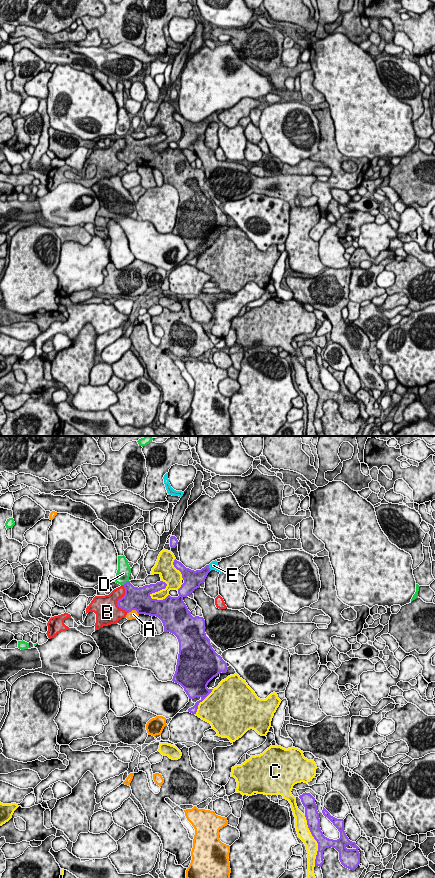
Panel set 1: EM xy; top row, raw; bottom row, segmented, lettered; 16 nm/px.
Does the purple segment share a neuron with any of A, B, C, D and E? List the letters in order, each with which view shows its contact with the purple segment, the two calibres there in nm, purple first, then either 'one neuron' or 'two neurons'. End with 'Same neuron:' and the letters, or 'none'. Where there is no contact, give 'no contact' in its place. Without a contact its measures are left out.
A: xy | 380/140 nm | two neurons
B: xy | 320/380 nm | two neurons
C: xy | 190/200 nm | two neurons
D: xy | 300/220 nm | two neurons
E: xy | 240/140 nm | one neuron
Same neuron: E

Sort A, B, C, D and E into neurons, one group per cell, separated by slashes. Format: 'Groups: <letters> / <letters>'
Groups: A / B / C / D / E

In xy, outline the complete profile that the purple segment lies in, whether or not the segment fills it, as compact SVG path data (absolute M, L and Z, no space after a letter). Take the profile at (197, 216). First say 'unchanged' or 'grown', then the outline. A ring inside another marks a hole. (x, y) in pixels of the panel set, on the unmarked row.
grown; M176 111L173 117L181 124L184 132L178 141L178 149L168 147L163 152L151 150L152 145L166 140L167 136L163 133L139 140L127 133L123 137L125 147L117 153L117 158L128 165L136 162L138 166L158 169L163 175L164 184L170 184L177 189L179 206L172 233L184 240L189 251L201 250L188 261L188 264L196 266L199 255L213 242L207 240L208 235L221 224L226 225L228 219L206 188L204 170L193 169L183 150L199 140L211 122L220 125L221 122L216 112L196 123L186 120Z

